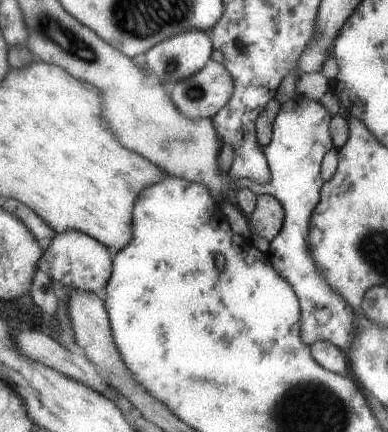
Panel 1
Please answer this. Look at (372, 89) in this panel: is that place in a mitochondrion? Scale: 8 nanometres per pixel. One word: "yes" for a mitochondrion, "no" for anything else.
no

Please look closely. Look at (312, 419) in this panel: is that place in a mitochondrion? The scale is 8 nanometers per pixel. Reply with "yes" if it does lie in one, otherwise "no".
yes

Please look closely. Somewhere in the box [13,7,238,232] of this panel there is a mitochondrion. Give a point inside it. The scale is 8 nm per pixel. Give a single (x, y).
(63, 37)

